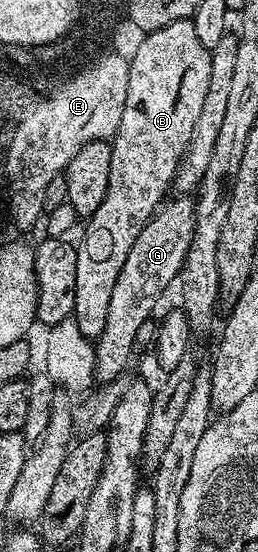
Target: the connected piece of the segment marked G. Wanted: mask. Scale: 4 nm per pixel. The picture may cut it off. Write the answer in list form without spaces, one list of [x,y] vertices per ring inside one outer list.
[[[178,195],[173,199],[167,200],[140,231],[136,243],[132,243],[132,251],[128,251],[128,259],[124,259],[124,267],[120,267],[116,287],[112,287],[108,319],[104,319],[104,331],[100,331],[92,345],[94,376],[99,382],[117,382],[117,377],[129,367],[142,324],[153,315],[154,308],[158,305],[158,296],[169,285],[175,284],[188,255],[188,247],[192,247],[195,198]]]

